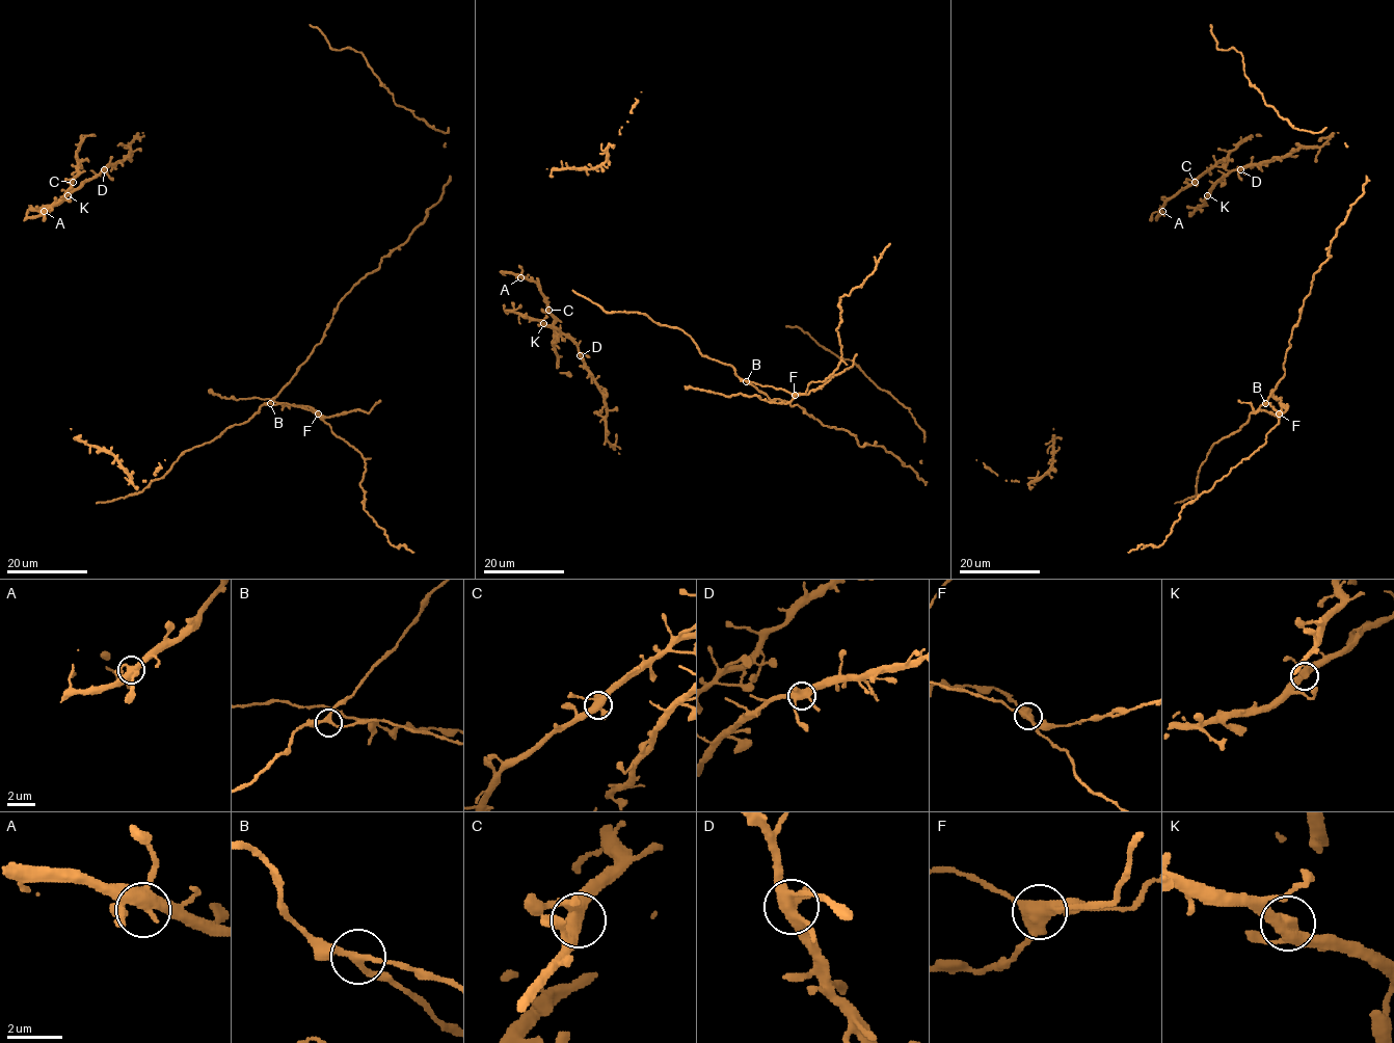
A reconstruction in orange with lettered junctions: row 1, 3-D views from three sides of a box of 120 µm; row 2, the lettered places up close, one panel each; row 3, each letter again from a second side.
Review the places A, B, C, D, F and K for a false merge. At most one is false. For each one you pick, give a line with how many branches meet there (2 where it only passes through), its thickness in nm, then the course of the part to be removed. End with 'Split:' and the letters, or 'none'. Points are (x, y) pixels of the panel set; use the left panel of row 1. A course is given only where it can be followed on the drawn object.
F: 3 | 460 nm | (318, 413), (365, 458), (360, 483), (364, 509), (392, 544), (403, 544), (413, 552)
Split: F

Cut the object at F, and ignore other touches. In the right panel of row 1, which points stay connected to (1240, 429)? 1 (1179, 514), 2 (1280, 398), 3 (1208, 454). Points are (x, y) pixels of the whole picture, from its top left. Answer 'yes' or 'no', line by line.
1: no
2: no
3: yes

